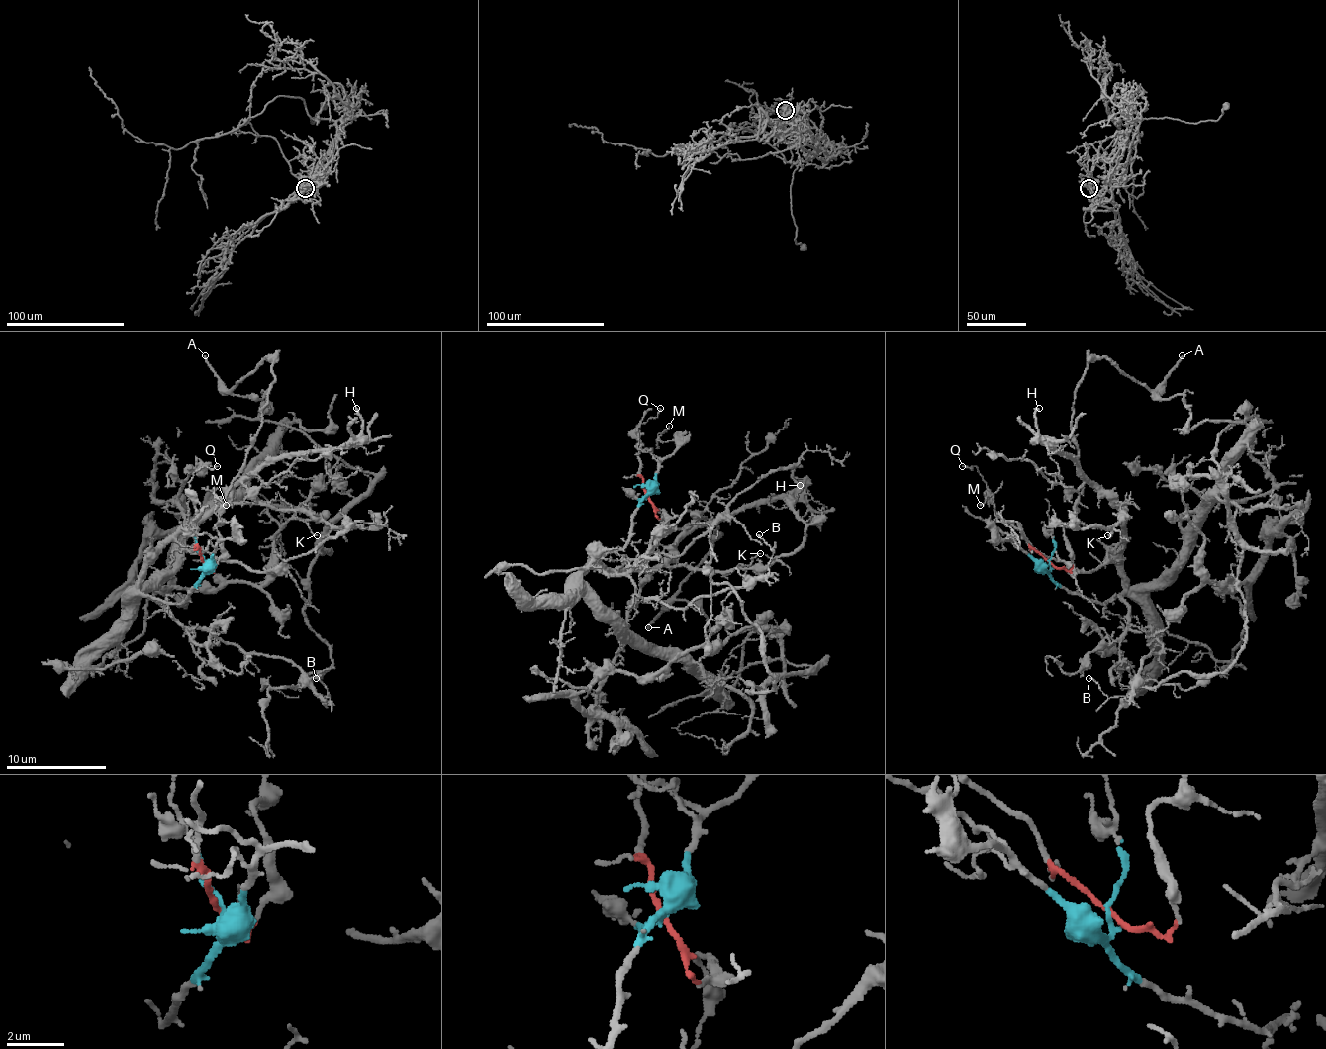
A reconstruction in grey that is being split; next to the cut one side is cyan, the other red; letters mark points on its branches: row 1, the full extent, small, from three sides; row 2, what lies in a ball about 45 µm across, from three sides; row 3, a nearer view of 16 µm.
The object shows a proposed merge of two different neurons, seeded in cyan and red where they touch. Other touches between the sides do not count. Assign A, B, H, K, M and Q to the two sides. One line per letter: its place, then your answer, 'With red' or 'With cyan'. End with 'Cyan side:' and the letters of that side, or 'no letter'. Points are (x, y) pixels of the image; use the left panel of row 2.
A: Place: (205, 355). With red
B: Place: (316, 678). With cyan
H: Place: (356, 408). With cyan
K: Place: (317, 535). With cyan
M: Place: (226, 505). With cyan
Q: Place: (217, 466). With red
Cyan side: B, H, K, M

